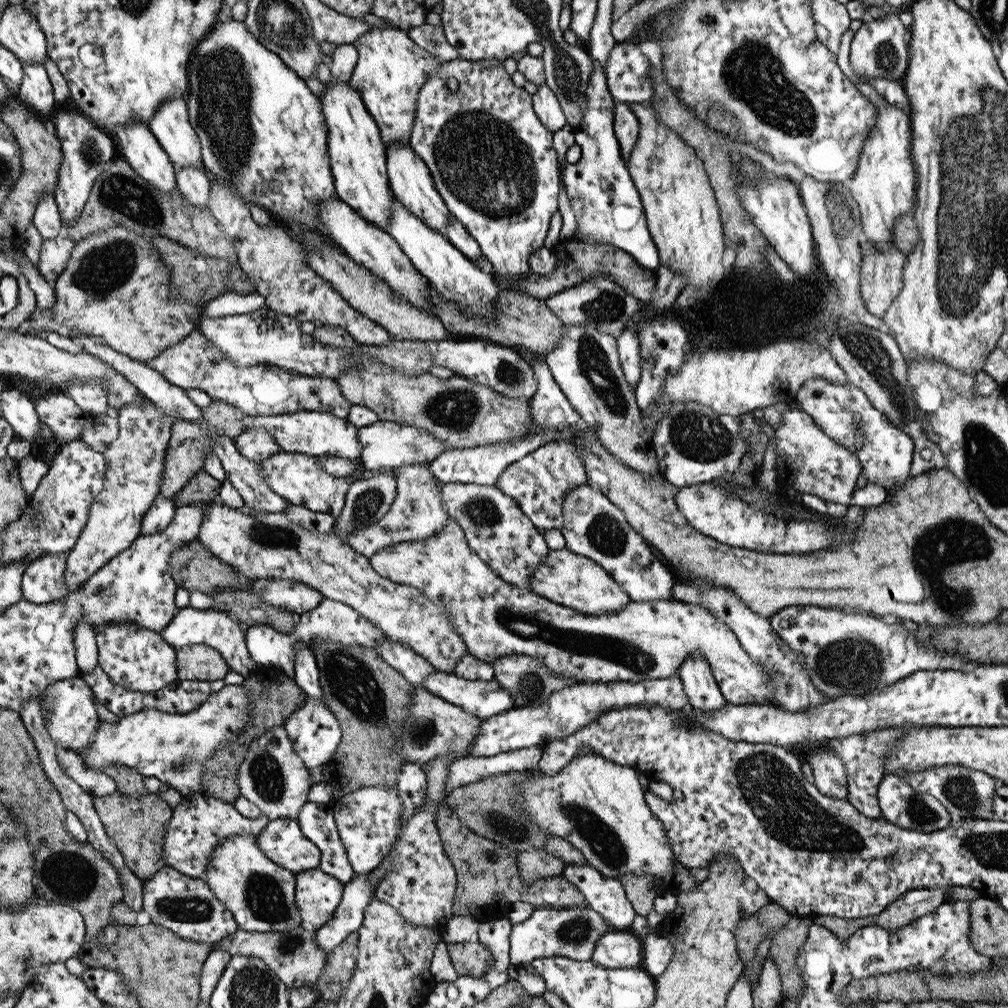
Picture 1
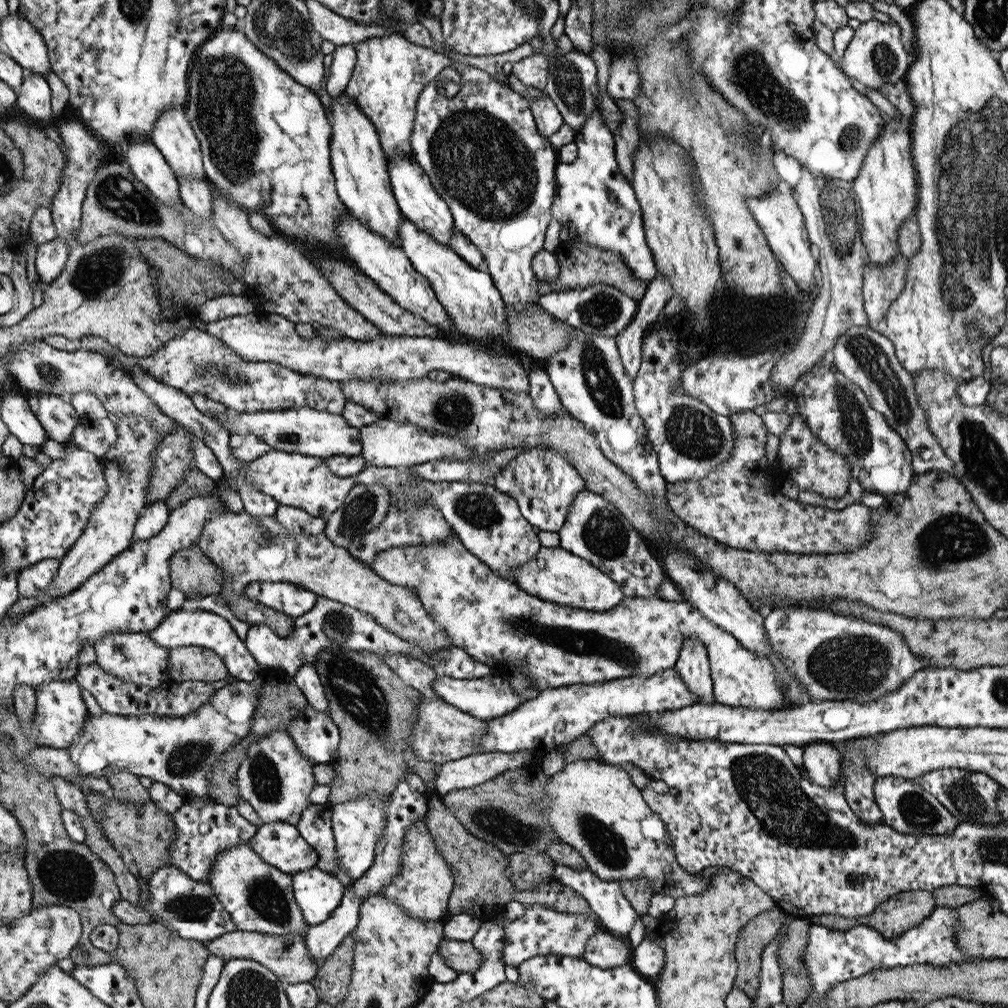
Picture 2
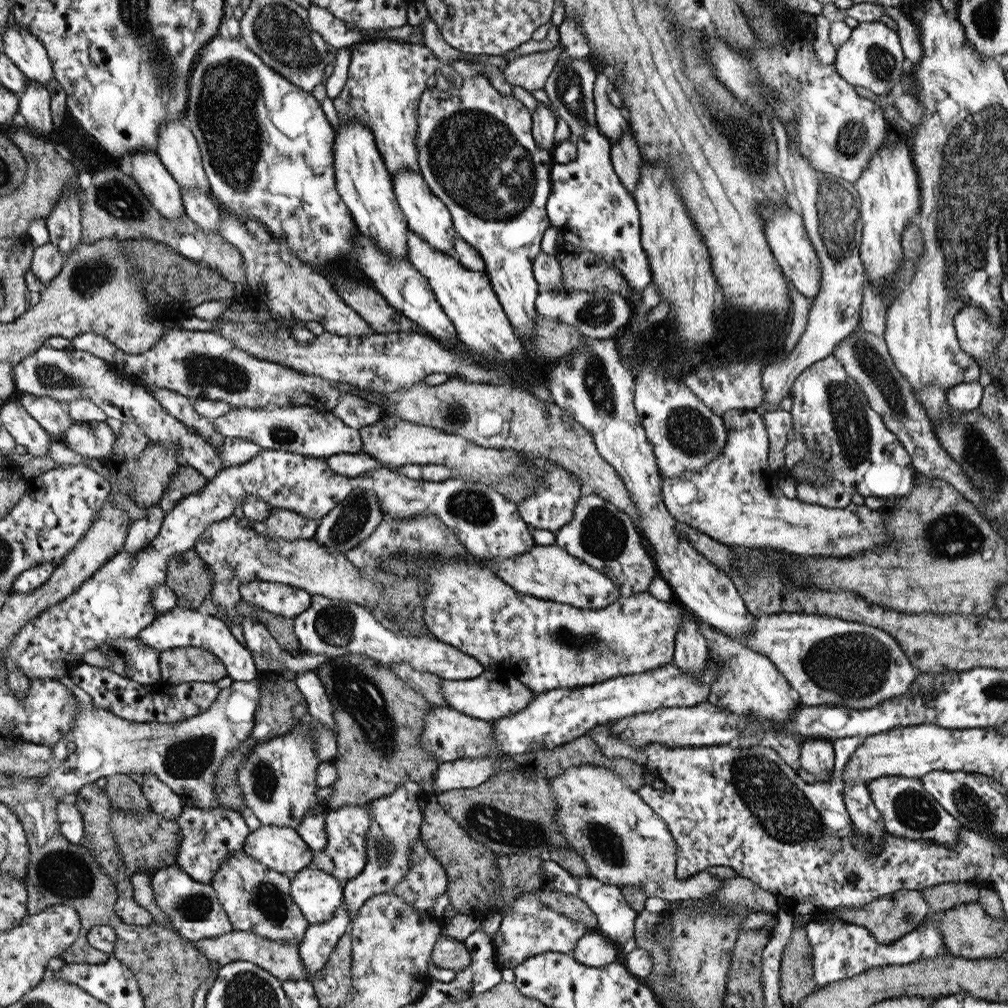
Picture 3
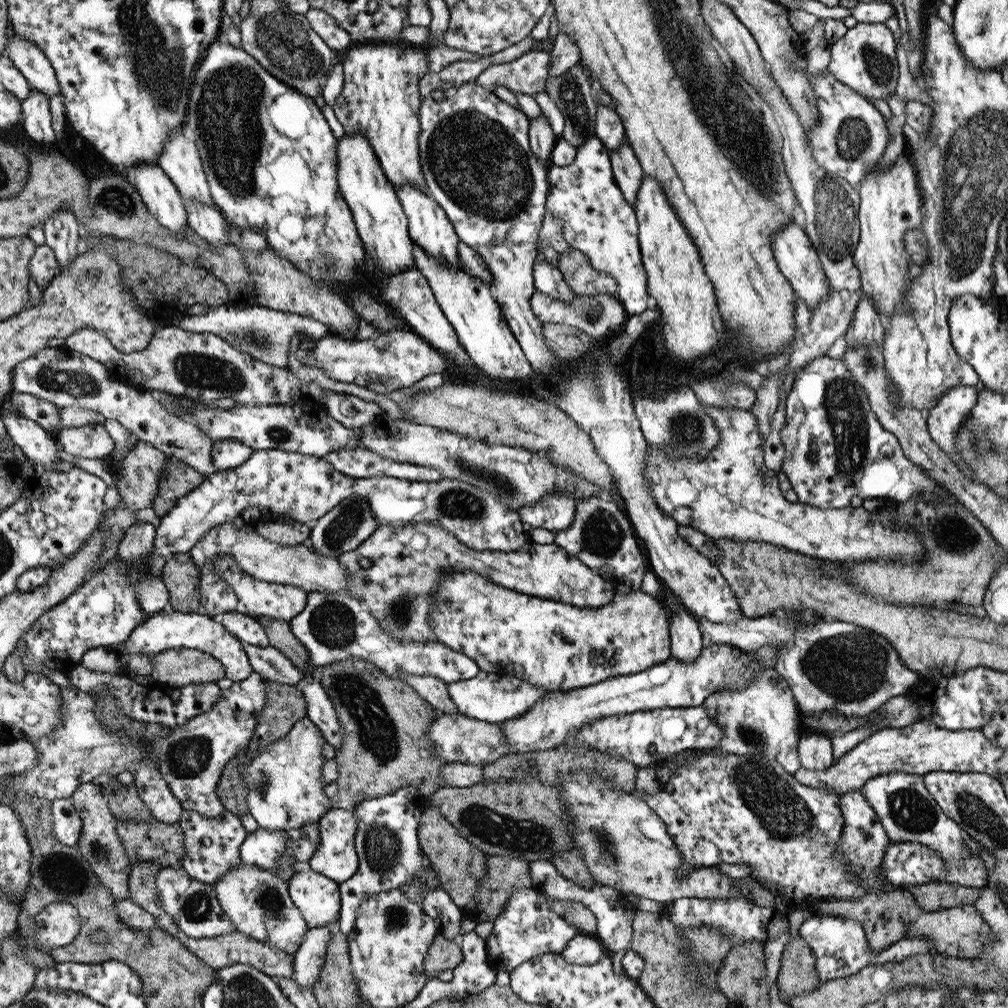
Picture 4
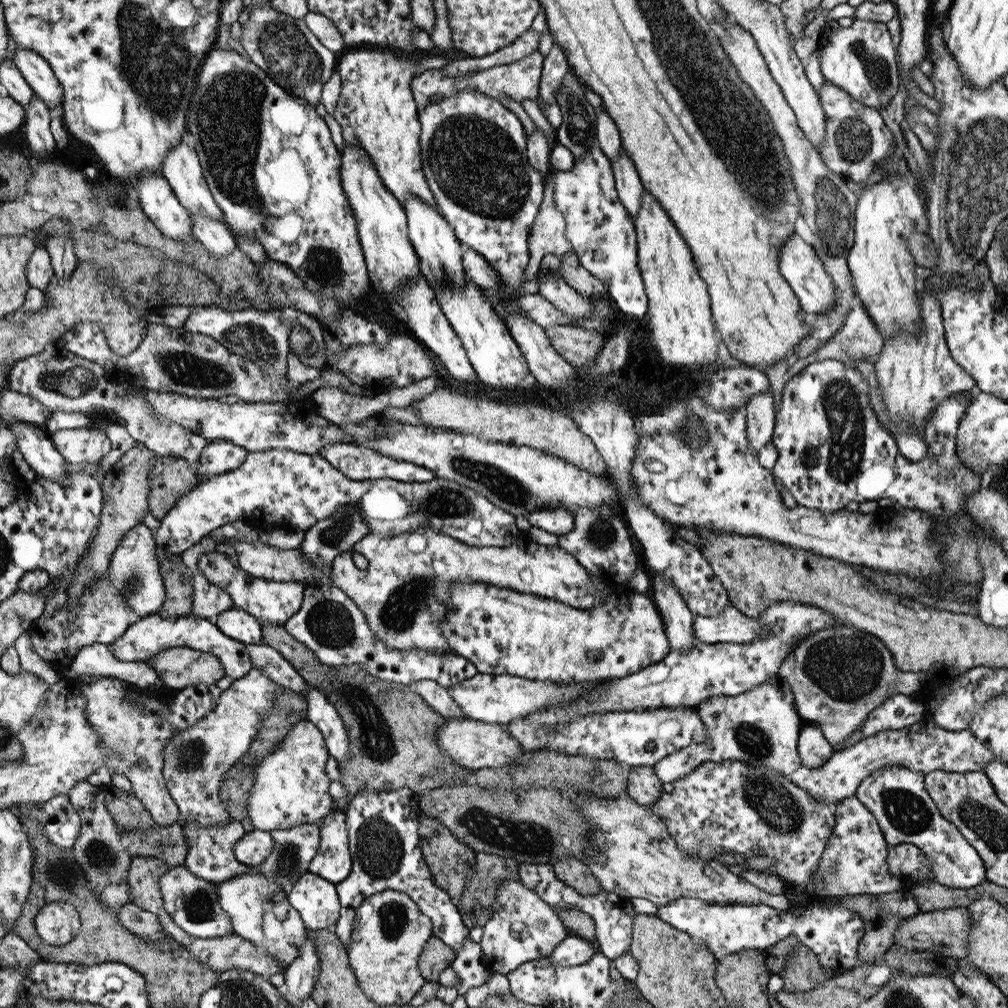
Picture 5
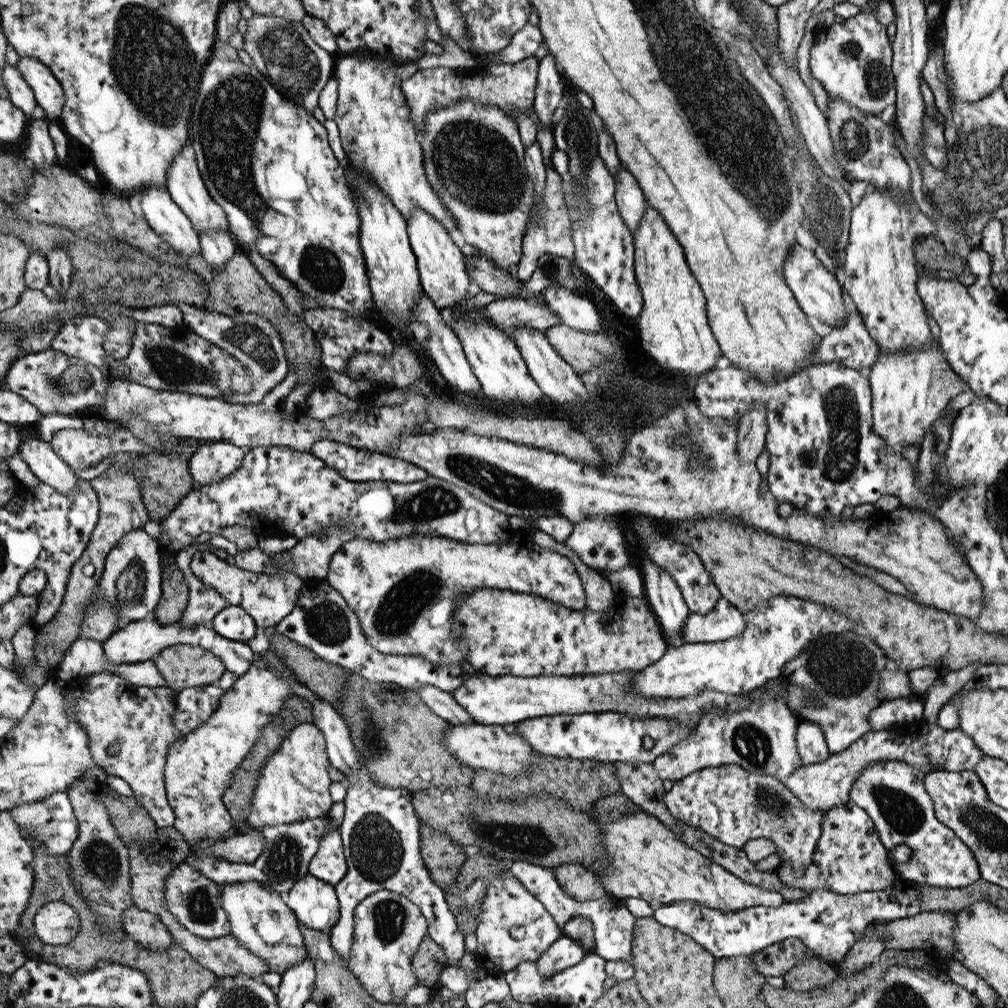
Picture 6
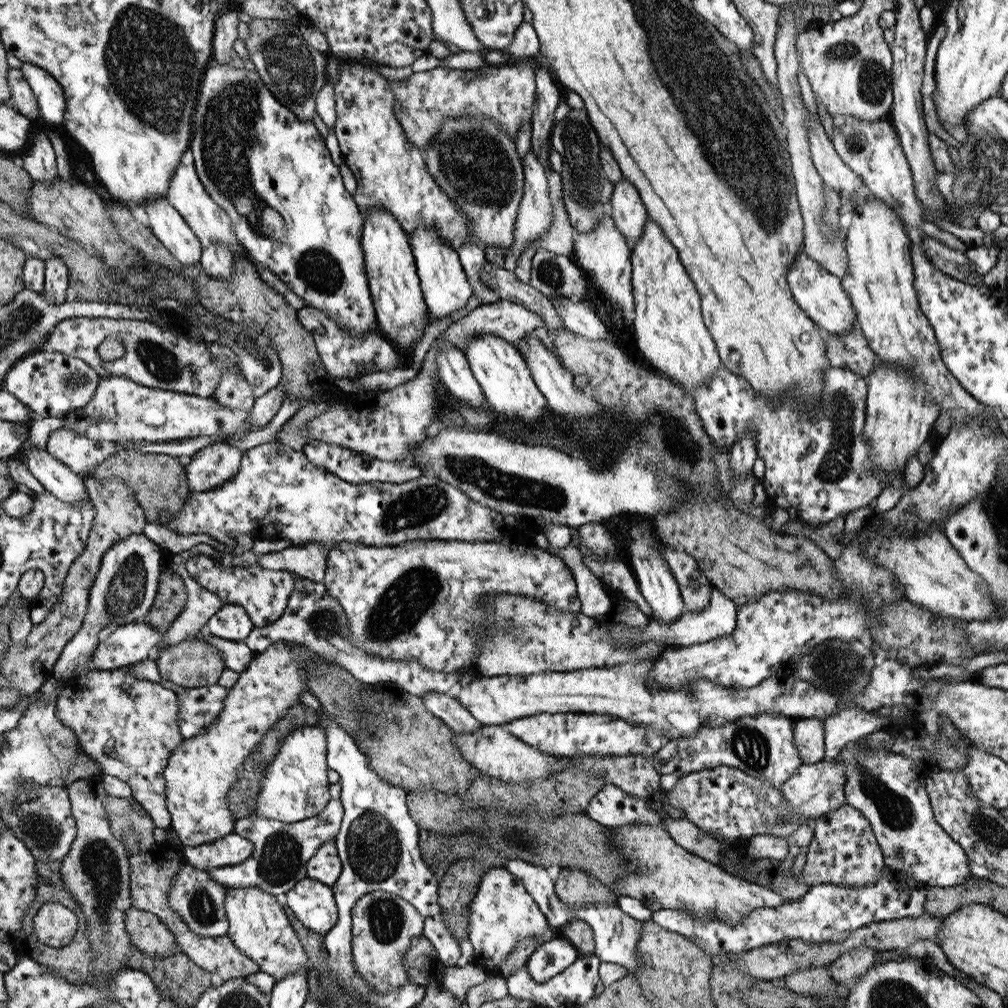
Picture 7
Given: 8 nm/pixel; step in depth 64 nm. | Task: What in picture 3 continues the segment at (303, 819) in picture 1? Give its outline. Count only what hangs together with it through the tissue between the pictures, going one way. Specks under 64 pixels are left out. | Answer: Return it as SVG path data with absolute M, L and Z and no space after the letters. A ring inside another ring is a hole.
M323 802L322 808L306 813L305 820L302 820L296 829L298 835L301 835L315 854L323 855L324 850L328 847L326 816L328 816L329 810L327 803Z

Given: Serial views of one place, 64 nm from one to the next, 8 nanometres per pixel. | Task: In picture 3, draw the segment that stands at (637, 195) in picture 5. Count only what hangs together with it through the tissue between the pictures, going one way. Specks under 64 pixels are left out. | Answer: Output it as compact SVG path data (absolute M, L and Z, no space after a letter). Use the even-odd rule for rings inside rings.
M628 126L627 130L622 133L620 140L612 143L611 149L614 171L618 173L620 181L624 183L624 187L630 191L630 194L634 194L634 189L638 185L638 179L640 179L642 159L637 146L634 133L629 130Z

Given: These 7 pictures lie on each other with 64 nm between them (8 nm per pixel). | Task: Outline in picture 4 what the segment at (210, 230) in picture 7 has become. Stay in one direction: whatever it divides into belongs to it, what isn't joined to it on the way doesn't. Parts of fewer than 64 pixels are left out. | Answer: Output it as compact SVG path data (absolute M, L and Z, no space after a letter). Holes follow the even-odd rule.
M176 129L174 133L168 135L166 148L162 149L157 162L173 179L183 202L192 199L192 201L202 201L214 209L217 208L212 200L196 143L186 138L182 129Z

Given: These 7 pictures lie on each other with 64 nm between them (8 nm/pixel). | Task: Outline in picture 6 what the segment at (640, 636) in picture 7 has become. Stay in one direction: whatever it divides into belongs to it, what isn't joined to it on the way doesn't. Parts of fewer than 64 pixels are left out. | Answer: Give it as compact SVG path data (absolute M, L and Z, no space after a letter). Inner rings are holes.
M721 597L716 608L708 614L690 613L684 624L684 642L720 642L743 636L746 631L744 615L729 600Z

